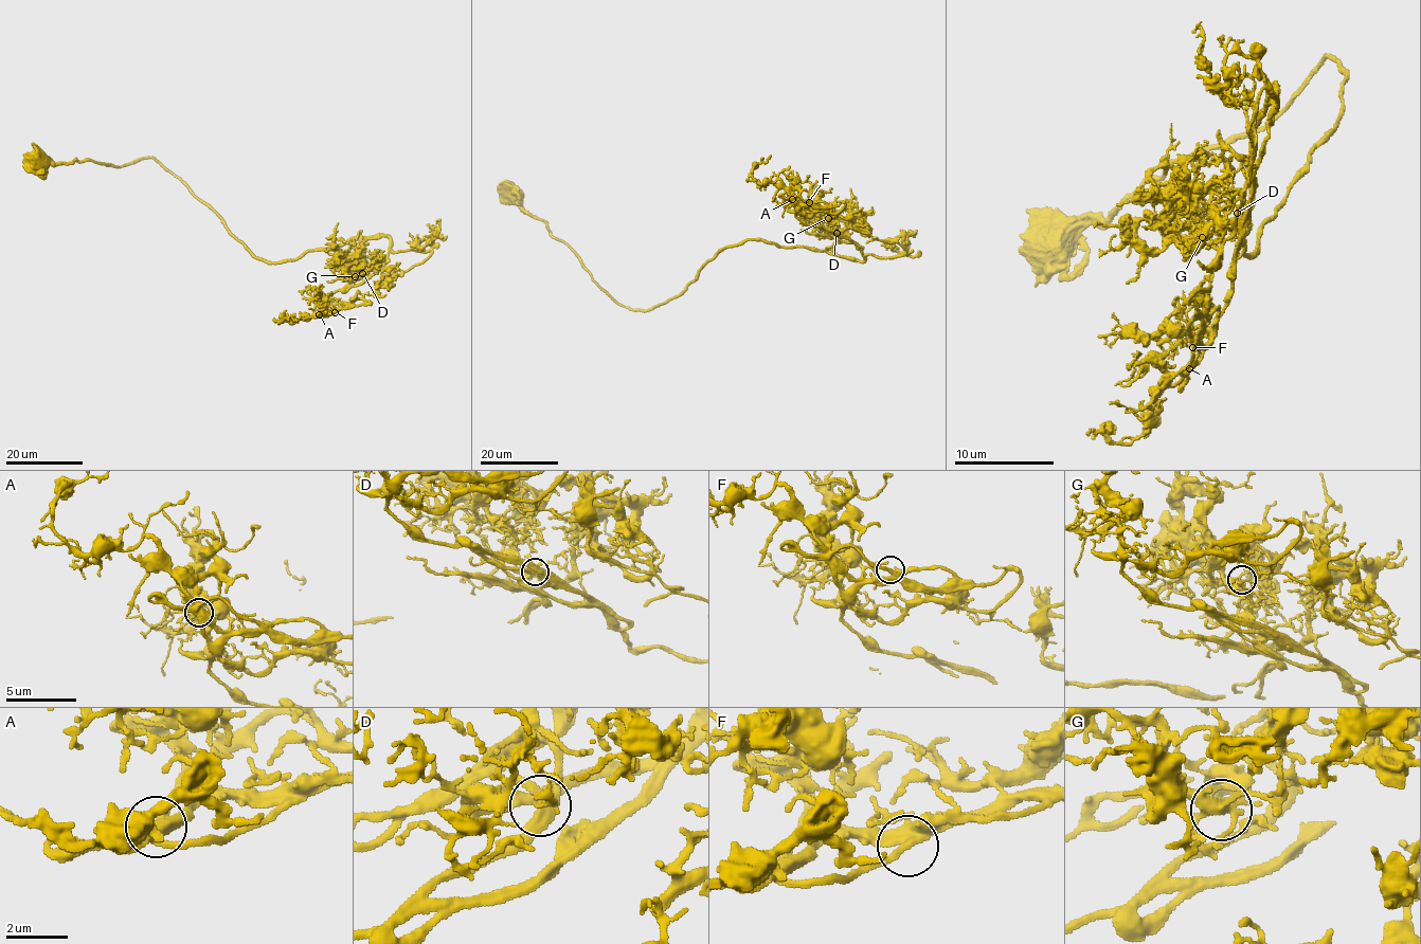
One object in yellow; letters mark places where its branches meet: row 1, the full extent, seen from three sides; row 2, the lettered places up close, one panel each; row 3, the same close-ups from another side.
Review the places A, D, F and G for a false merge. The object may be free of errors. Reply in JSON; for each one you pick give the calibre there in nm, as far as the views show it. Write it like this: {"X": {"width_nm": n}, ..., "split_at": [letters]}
{"split_at": []}

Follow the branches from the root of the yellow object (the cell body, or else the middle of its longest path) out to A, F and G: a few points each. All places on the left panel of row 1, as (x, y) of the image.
A: (37, 161), (118, 167), (155, 158), (230, 234), (272, 262), (352, 240), (364, 273), (322, 300), (319, 314)
F: (37, 161), (118, 167), (155, 158), (230, 234), (272, 262), (352, 240), (364, 273), (322, 300), (335, 312)
G: (37, 161), (118, 167), (155, 158), (256, 256), (285, 262), (352, 240), (364, 261), (355, 276)

